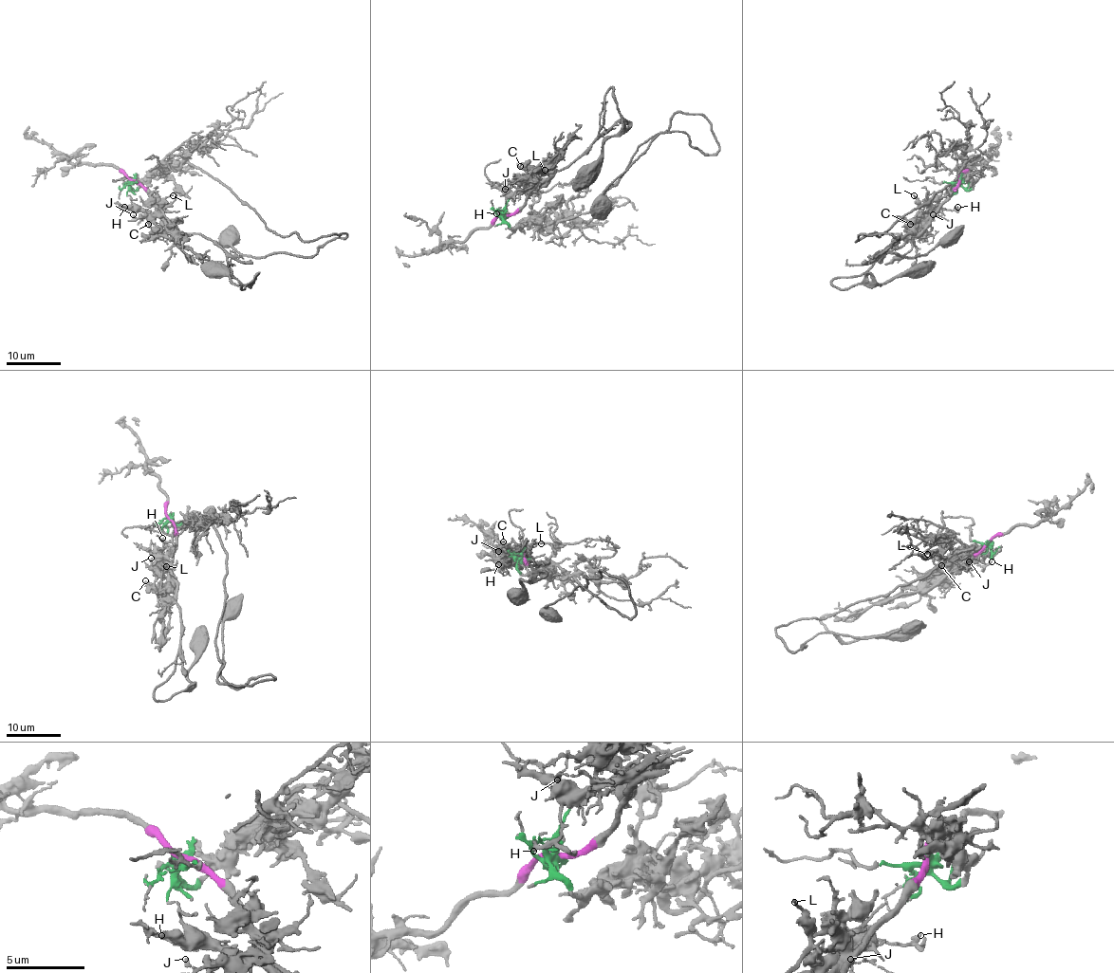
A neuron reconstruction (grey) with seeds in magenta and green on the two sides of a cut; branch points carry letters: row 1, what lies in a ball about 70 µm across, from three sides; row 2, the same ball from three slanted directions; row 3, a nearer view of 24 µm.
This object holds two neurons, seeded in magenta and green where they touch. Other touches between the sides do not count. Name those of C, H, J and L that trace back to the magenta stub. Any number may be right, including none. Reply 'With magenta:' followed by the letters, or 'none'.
With magenta: C, H, J, L

